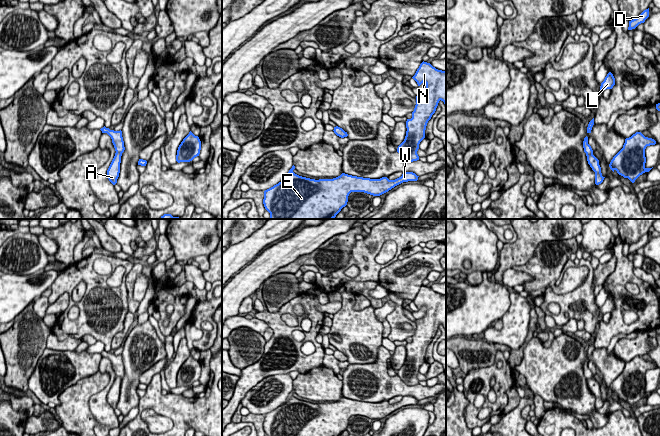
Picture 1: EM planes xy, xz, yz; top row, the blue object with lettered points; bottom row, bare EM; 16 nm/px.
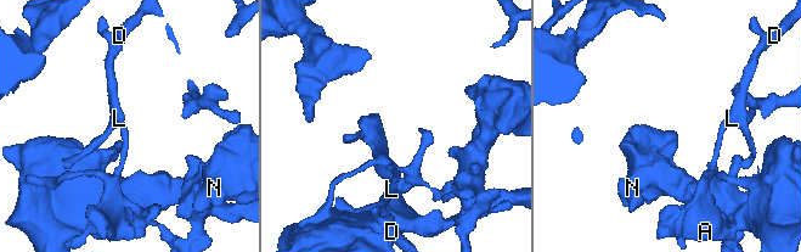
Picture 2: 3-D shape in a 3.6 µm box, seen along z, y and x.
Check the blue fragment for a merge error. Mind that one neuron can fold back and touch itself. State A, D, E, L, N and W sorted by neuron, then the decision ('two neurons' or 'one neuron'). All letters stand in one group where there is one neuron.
A E N W / D L; two neurons

